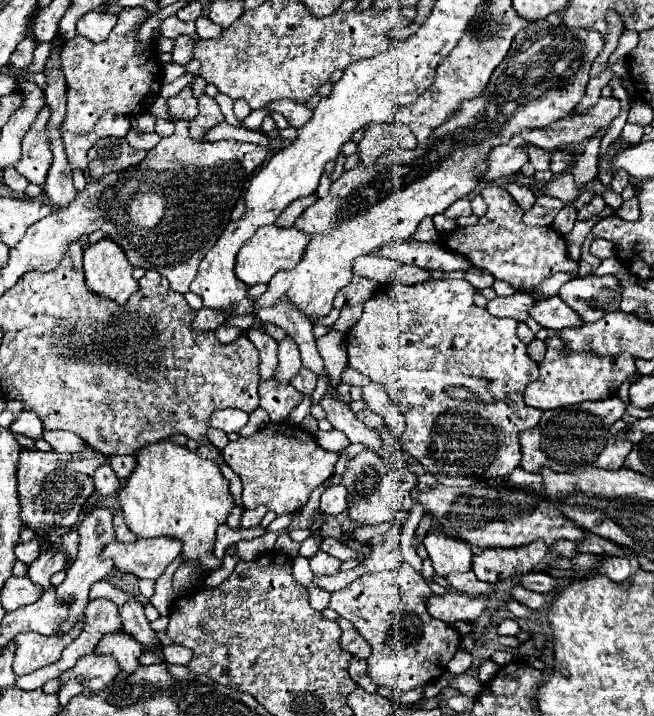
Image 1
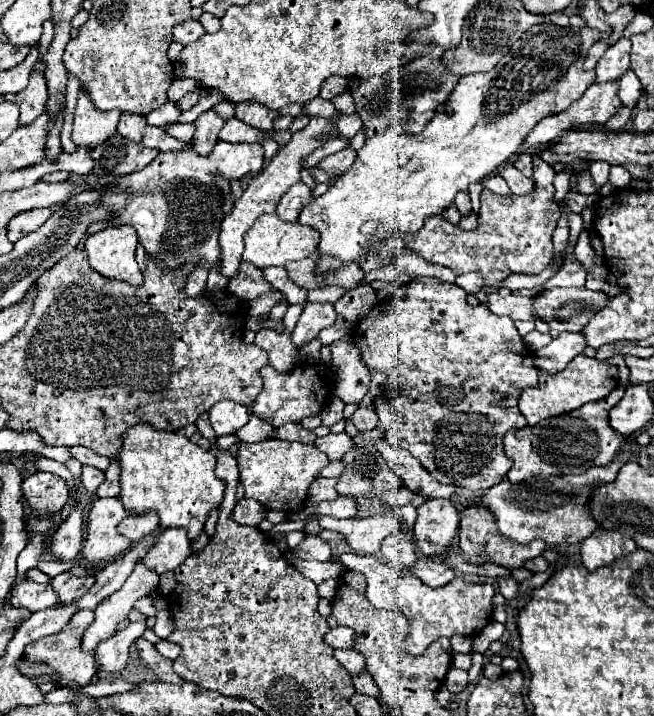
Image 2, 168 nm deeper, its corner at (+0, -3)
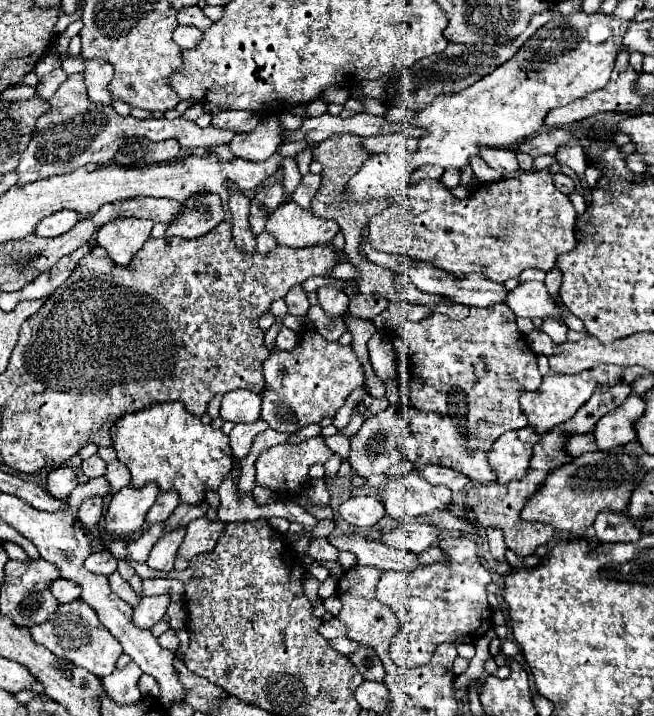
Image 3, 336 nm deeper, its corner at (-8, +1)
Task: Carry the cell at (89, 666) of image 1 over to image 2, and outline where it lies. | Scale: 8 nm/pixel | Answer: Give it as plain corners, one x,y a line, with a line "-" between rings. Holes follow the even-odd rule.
128,623
126,629
116,631
110,639
96,647
96,663
102,673
118,673
128,663
128,647
146,631
146,623

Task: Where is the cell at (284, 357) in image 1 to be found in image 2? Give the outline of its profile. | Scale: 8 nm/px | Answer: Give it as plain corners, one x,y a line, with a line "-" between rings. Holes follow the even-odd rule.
306,303
302,317
292,331
292,343
296,347
302,347
304,343
312,341
322,329
334,325
336,321
336,311
332,303

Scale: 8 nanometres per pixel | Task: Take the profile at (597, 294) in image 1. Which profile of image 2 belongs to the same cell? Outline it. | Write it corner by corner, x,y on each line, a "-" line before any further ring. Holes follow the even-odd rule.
552,287
534,297
532,311
536,311
536,317
546,321
550,329
578,333
606,301
608,295
602,291
590,291
586,287

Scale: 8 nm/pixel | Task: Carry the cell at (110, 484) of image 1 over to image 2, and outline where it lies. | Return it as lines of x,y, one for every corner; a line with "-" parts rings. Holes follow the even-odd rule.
84,465
84,467
82,467
82,485
86,487
86,491
96,493
96,487
98,487
100,483
104,483
104,473
98,471
98,469
94,469
94,467

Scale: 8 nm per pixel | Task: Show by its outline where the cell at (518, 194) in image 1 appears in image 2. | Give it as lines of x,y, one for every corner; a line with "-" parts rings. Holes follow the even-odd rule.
492,175
492,179
484,179
482,183
484,189
490,189
494,193
502,193
502,195
512,195
510,187
506,185
506,181
500,177
500,175

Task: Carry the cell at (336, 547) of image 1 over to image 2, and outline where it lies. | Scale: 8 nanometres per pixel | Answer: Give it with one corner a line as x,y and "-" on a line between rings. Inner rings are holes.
344,553
340,555
340,563
352,571
360,571
366,575
366,581
368,581
366,597
370,605
374,605
376,609
400,611
406,619
410,619
404,653
410,653
412,657
422,655
426,647
438,641
440,637
450,639
454,635
476,635
490,621
492,595
494,595
494,587
490,583
468,583
462,577
456,577
448,585
432,589
420,583
416,575
384,565
382,561
374,557

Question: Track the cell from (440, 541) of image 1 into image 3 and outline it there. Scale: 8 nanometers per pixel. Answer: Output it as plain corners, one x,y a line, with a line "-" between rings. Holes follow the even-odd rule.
416,471
390,477
390,483
378,489
378,493
386,513
392,517
404,517
406,511
448,511
454,505
448,487
432,487

